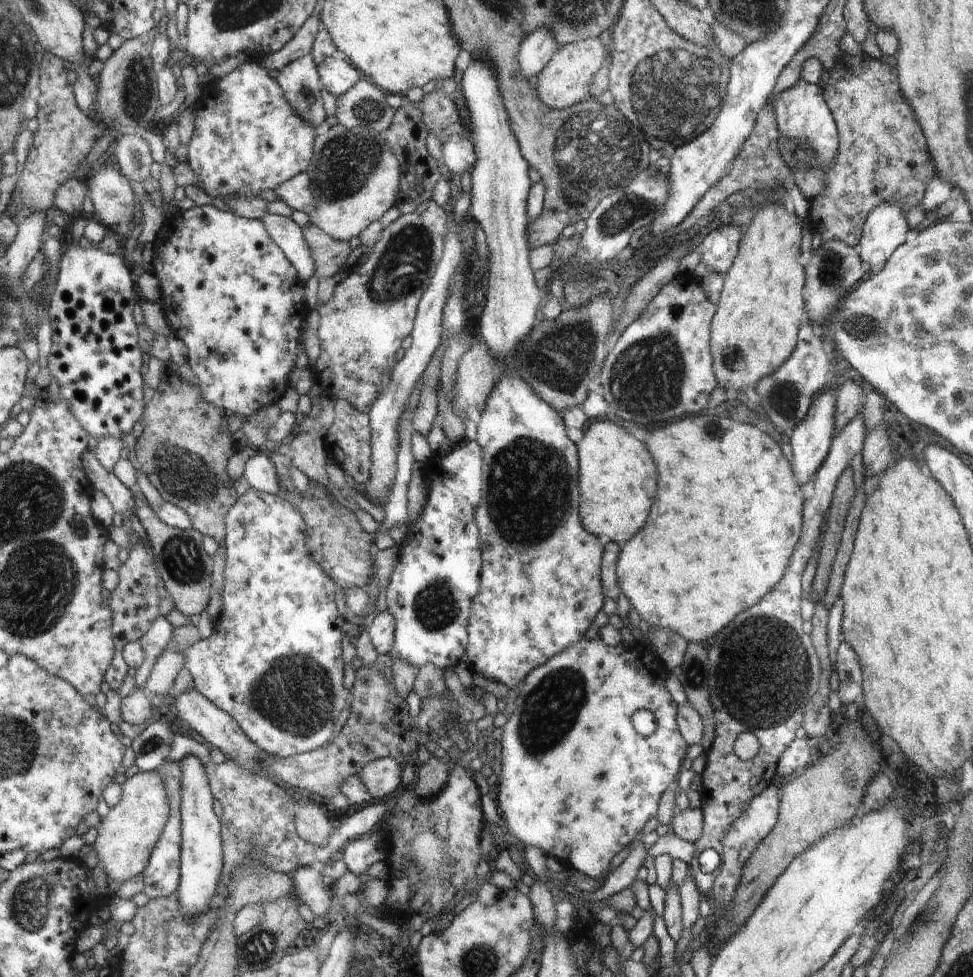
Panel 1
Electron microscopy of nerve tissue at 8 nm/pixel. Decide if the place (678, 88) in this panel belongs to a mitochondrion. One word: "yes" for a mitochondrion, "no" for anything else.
yes

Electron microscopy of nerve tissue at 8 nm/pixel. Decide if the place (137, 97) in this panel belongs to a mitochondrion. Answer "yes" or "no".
yes

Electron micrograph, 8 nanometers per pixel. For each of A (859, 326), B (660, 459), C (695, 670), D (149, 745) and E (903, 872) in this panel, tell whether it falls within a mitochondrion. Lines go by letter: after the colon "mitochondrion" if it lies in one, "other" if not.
A: mitochondrion
B: other
C: mitochondrion
D: mitochondrion
E: other

